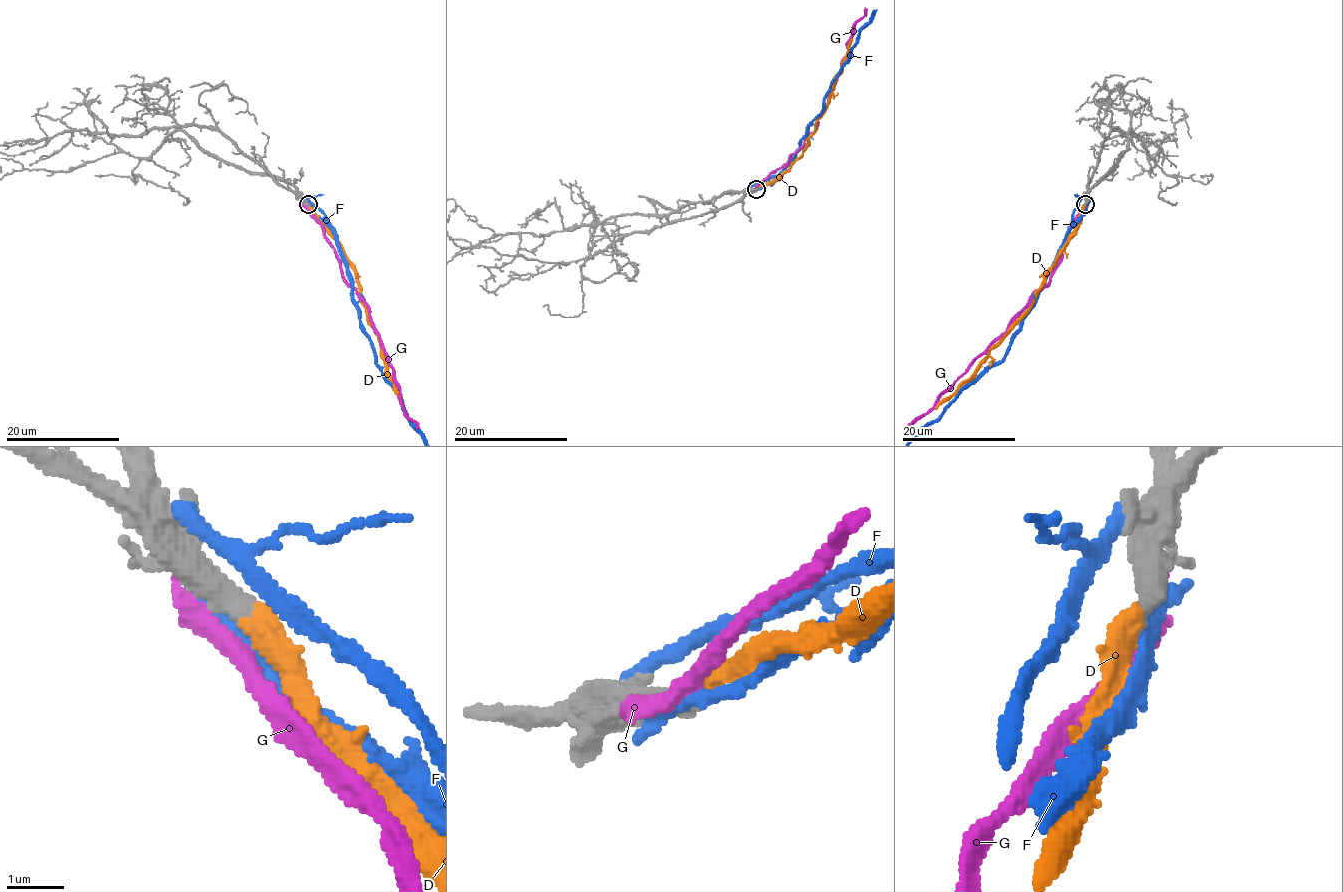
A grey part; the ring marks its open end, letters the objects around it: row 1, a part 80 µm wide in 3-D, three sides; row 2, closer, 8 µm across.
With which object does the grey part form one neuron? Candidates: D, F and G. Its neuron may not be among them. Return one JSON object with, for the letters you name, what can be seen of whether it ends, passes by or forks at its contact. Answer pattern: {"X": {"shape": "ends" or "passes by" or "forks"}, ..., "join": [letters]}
{"D": {"shape": "ends"}, "join": ["D"]}

